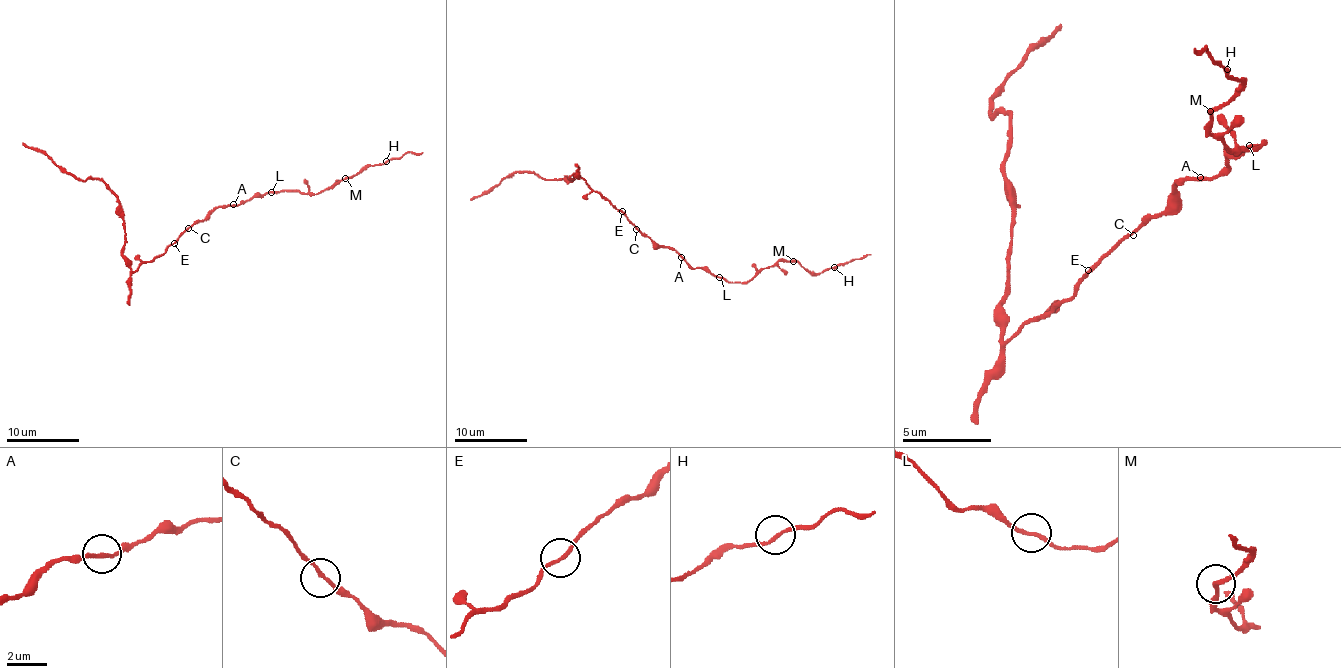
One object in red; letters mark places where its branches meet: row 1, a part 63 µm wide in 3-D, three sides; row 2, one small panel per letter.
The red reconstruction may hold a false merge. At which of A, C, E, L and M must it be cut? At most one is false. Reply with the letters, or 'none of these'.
M

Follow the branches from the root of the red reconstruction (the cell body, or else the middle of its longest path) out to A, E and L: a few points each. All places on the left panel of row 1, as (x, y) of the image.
A: (190, 226), (206, 219), (219, 206), (233, 204)
E: (190, 226), (174, 243)
L: (190, 226), (206, 219), (219, 206), (237, 206), (271, 192)

